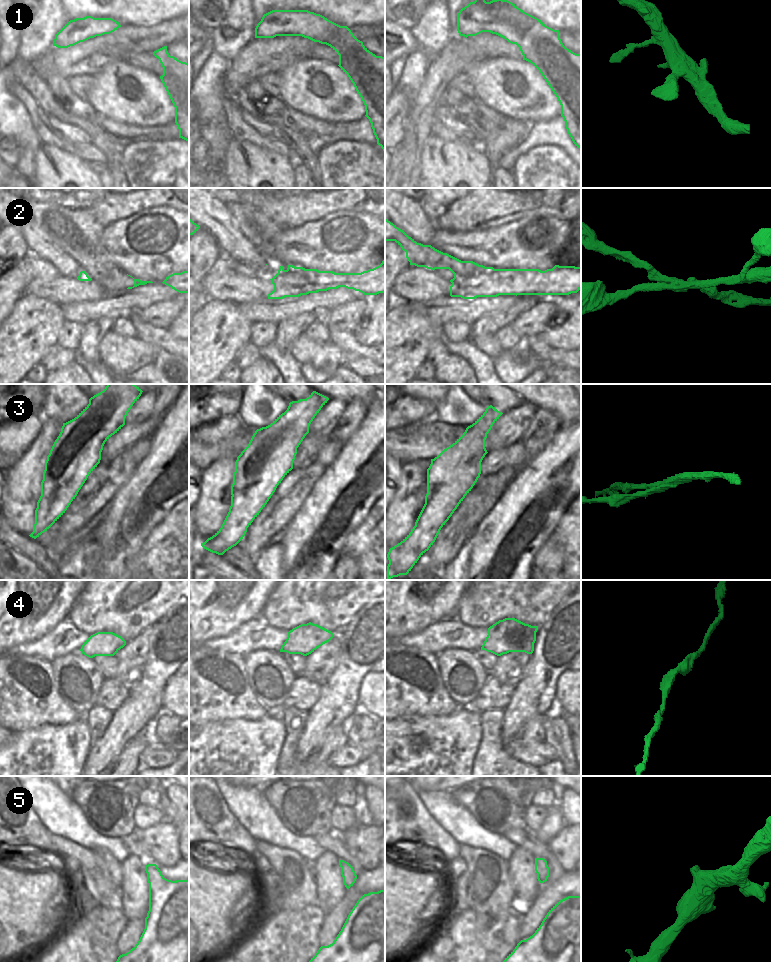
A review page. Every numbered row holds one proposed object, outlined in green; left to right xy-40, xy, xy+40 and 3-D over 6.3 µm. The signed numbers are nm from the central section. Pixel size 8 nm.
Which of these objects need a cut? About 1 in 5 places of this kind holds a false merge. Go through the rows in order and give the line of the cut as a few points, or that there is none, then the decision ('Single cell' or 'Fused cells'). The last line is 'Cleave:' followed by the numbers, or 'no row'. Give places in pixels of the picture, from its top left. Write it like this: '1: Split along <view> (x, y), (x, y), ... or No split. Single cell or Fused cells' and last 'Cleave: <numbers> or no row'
1: No split. Single cell
2: Split along xy+40 (494, 269), (473, 275), (468, 286), (452, 284). Fused cells
3: Split along xy (245, 448), (246, 473), (243, 490), (237, 490), (232, 495). Fused cells
4: No split. Single cell
5: No split. Single cell
Cleave: 2, 3

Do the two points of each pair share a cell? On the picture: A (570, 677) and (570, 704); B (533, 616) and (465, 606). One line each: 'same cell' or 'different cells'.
A: same cell
B: same cell

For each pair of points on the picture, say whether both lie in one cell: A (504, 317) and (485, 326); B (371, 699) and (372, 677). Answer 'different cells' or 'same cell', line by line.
A: same cell
B: same cell

